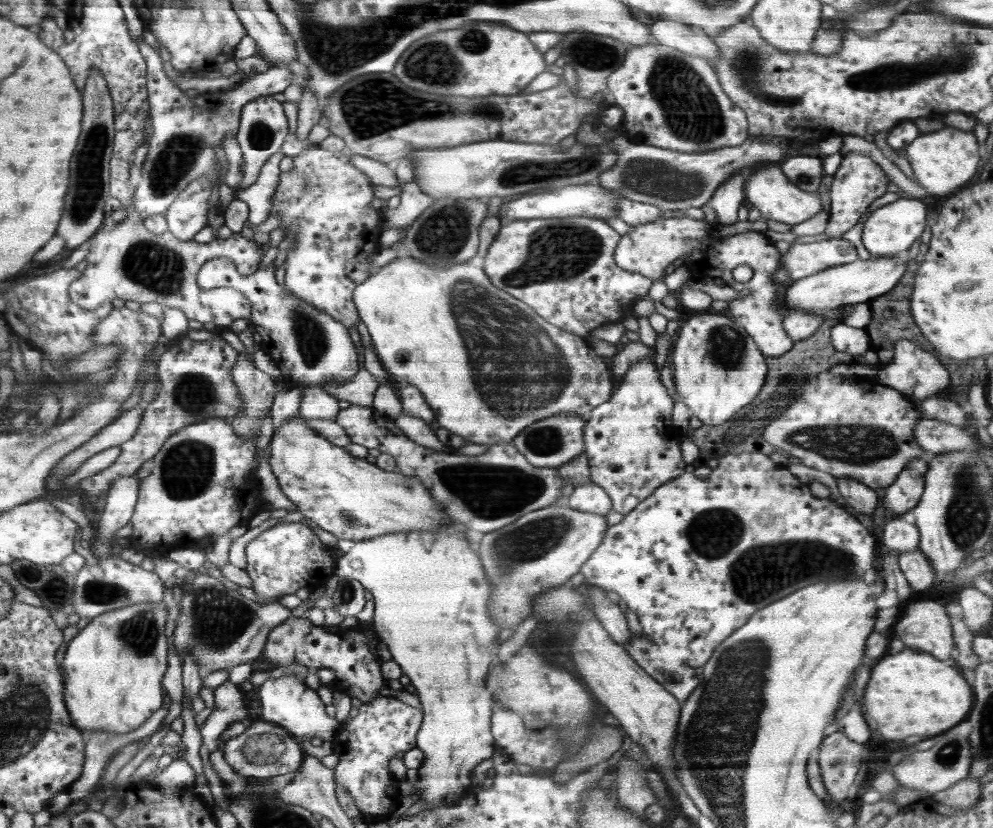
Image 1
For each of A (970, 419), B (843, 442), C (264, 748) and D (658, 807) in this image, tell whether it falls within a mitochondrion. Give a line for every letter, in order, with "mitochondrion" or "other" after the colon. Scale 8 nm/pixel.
A: other
B: mitochondrion
C: mitochondrion
D: other

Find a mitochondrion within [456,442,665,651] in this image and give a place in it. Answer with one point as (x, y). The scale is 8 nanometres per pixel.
(529, 542)

